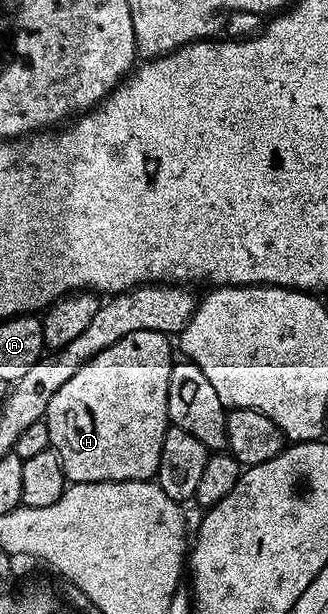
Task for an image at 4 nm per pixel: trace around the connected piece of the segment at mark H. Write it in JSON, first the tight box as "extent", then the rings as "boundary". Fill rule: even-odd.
{"extent":[43,331,175,482],"boundary":[[[131,331],[131,335],[123,335],[123,339],[119,339],[111,347],[99,351],[99,355],[95,355],[95,359],[83,363],[83,367],[79,367],[79,371],[75,371],[75,376],[67,379],[67,383],[63,383],[63,387],[59,387],[59,391],[55,391],[43,420],[47,423],[49,444],[53,452],[61,460],[65,476],[70,482],[148,481],[156,478],[159,455],[163,451],[163,435],[171,427],[169,424],[169,412],[167,411],[167,387],[175,364],[175,356],[173,357],[173,349],[169,346],[169,341],[170,338],[159,331]]]}

